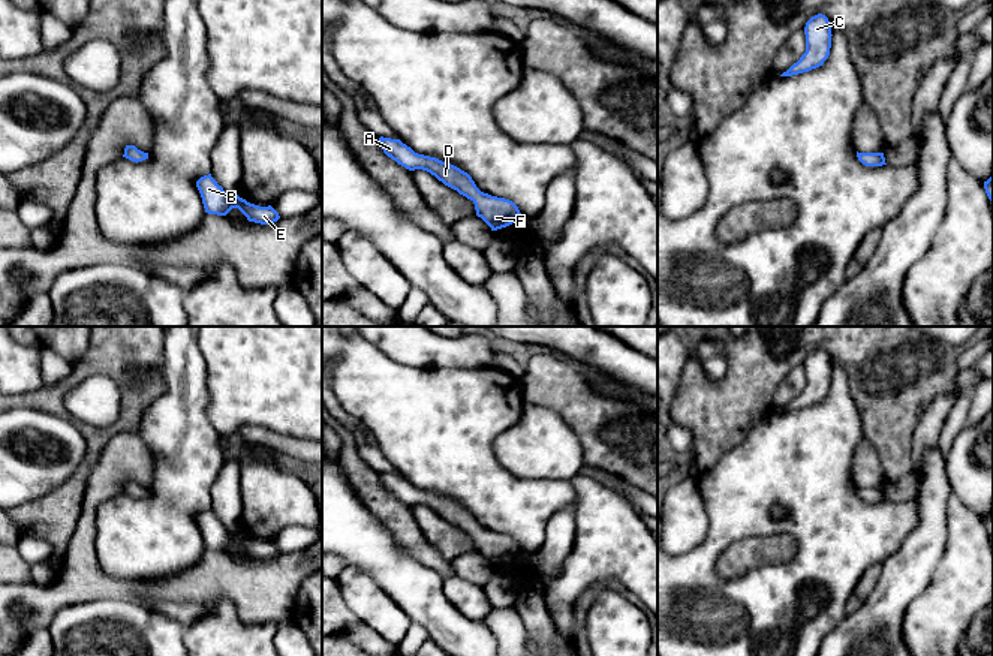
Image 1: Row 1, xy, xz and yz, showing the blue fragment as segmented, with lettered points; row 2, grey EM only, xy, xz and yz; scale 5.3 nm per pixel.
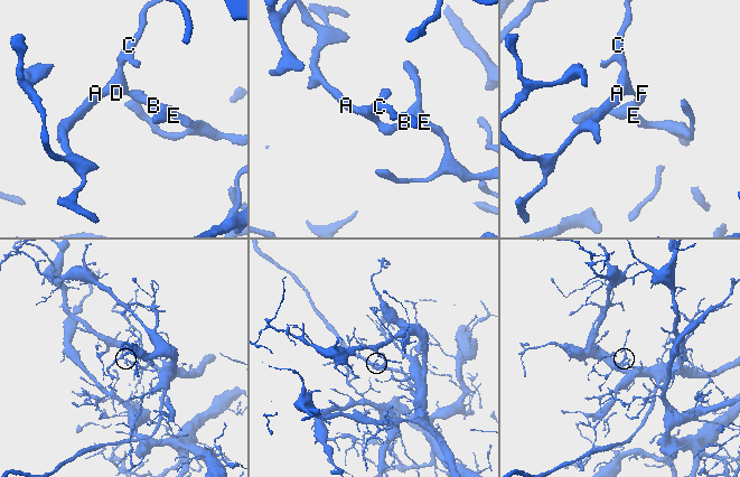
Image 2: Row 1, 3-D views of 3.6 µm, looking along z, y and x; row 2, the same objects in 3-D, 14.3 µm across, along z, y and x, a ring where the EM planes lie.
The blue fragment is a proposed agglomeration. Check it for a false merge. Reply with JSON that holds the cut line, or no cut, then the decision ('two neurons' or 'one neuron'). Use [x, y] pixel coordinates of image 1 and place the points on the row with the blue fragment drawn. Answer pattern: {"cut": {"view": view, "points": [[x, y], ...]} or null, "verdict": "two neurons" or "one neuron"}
{"cut": null, "verdict": "one neuron"}

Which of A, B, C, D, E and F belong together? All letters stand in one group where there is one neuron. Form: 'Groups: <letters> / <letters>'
Groups: A B C D E F

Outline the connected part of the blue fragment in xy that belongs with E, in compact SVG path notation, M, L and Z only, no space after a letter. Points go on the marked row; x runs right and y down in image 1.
M211 174L196 181L205 213L226 216L232 208L238 208L249 222L270 225L280 219L279 213L271 207L259 207L237 196L229 196Z

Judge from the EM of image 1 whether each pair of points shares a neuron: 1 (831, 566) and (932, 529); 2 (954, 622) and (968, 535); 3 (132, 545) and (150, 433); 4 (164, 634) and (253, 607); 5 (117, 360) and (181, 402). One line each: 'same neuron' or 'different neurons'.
1: different neurons
2: same neuron
3: same neuron
4: different neurons
5: different neurons

